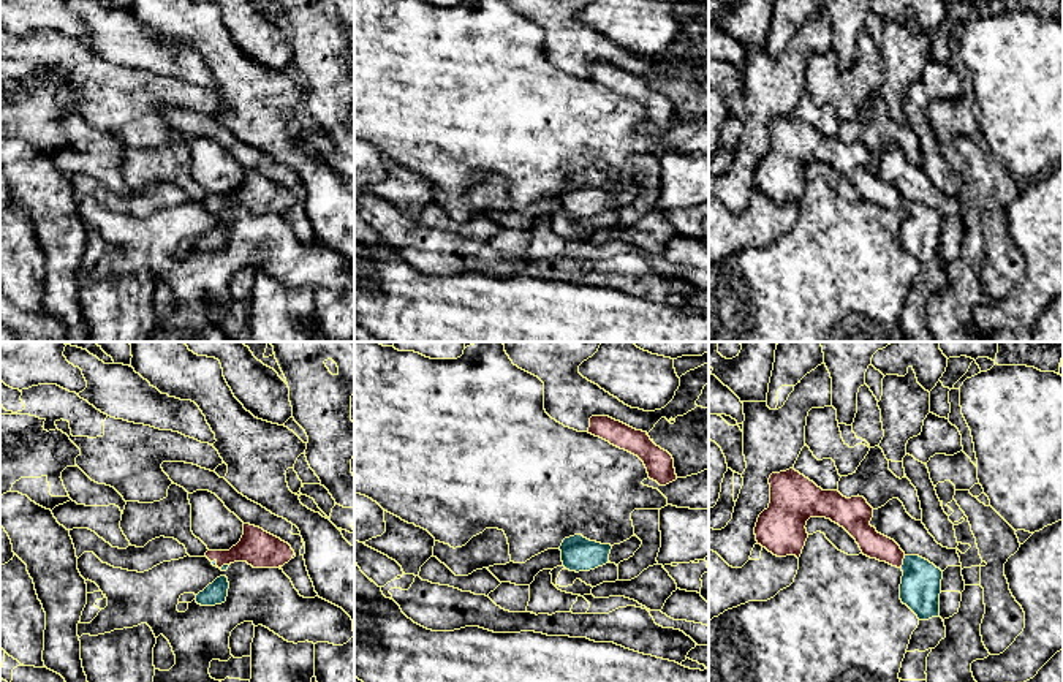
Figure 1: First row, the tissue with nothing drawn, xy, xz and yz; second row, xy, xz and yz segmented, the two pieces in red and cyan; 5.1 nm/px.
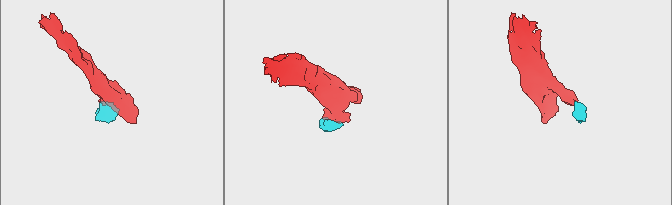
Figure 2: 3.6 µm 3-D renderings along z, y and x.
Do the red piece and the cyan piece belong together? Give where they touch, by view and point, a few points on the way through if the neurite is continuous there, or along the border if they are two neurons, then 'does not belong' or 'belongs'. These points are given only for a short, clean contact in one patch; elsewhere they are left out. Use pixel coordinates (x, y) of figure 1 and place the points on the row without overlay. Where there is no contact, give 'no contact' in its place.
meets red in yz at (902, 208); runs through yz (873, 190), (889, 197), (902, 208), (921, 228); belongs

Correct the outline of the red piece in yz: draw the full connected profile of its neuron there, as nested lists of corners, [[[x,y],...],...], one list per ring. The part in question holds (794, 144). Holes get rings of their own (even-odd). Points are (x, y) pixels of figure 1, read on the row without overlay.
[[[789,114],[772,119],[770,149],[756,168],[758,190],[777,203],[802,199],[810,163],[826,163],[843,172],[864,201],[886,207],[903,217],[900,245],[919,264],[902,313],[900,329],[908,342],[935,342],[927,331],[927,302],[946,283],[940,263],[943,217],[919,201],[906,201],[900,191],[870,171],[873,153],[864,142],[843,142],[838,136],[823,136],[813,127]]]

